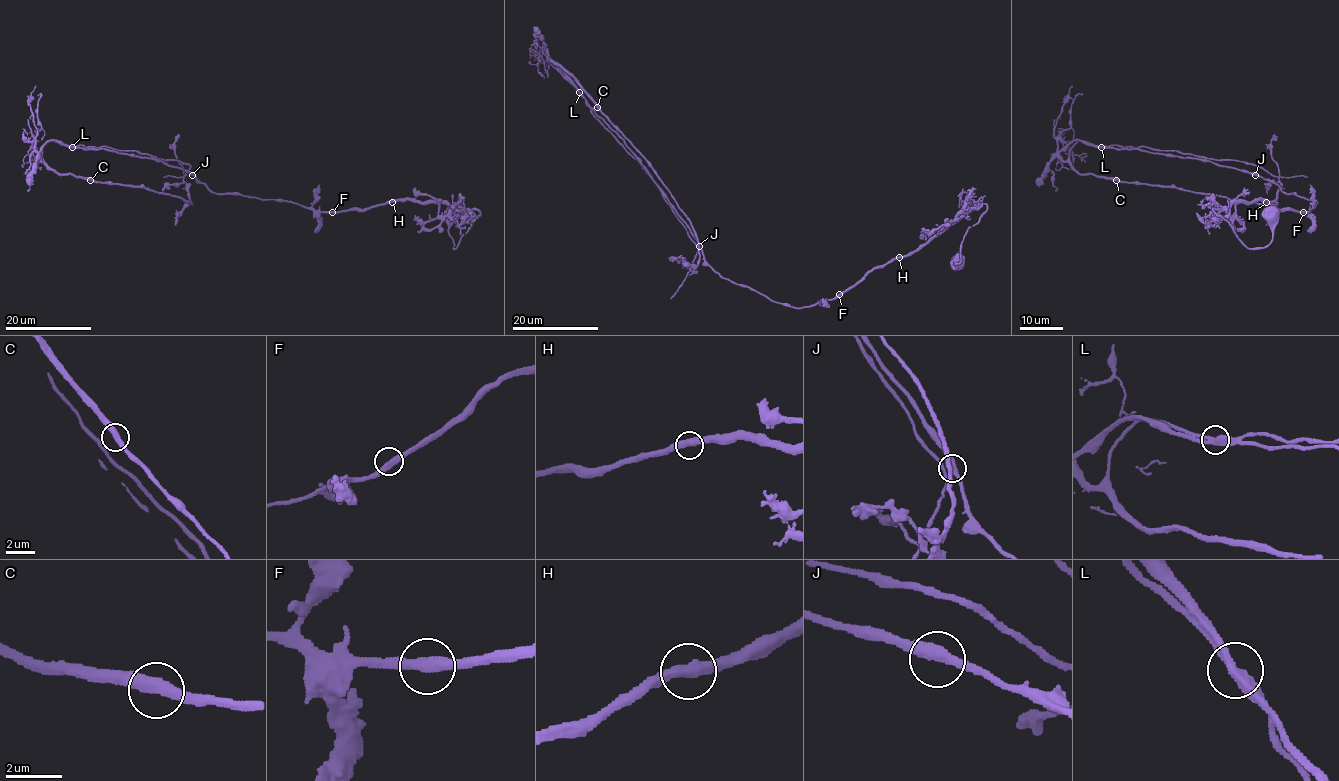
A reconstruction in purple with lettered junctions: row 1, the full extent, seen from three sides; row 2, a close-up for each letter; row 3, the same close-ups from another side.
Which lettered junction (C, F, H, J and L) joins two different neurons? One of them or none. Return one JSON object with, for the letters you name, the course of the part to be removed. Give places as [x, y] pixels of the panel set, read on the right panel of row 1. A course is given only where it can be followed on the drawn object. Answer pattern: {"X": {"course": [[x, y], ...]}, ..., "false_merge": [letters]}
{"L": {"course": [[1101, 147], [1079, 140], [1070, 150], [1069, 163], [1081, 174], [1169, 185], [1241, 200]]}, "false_merge": ["L"]}

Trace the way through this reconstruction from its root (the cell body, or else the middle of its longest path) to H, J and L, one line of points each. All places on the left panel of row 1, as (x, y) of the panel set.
H: (449, 215), (449, 236), (456, 248), (480, 214), (478, 210), (455, 209), (444, 203), (410, 199), (392, 202)
J: (449, 215), (456, 248), (478, 210), (396, 199), (316, 211), (213, 193), (192, 175)
L: (449, 215), (456, 248), (478, 210), (396, 199), (316, 211), (213, 193), (189, 172), (155, 159), (72, 147)

